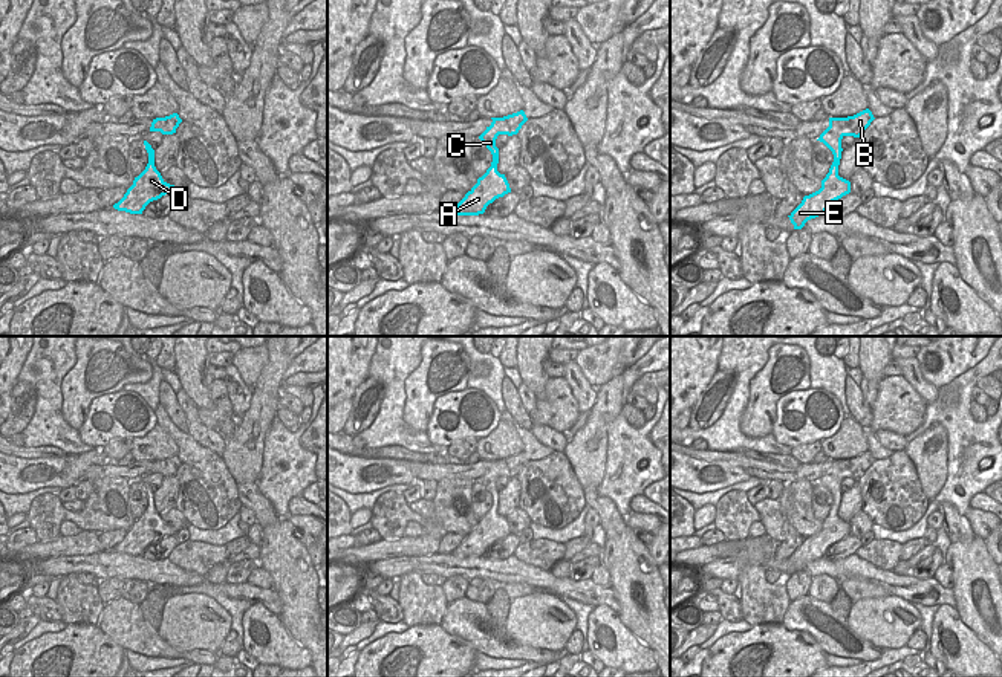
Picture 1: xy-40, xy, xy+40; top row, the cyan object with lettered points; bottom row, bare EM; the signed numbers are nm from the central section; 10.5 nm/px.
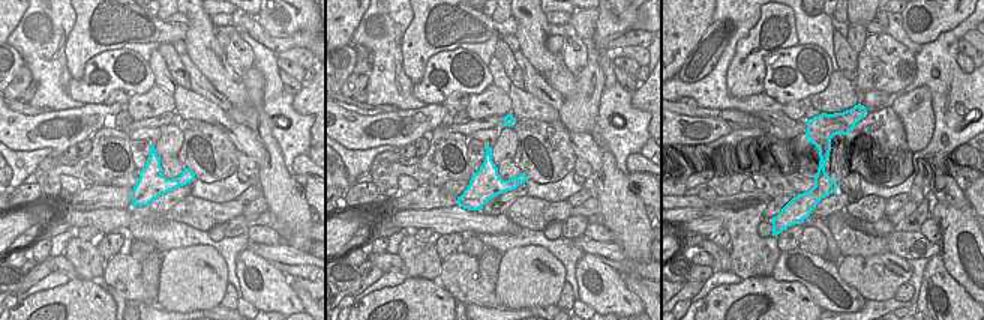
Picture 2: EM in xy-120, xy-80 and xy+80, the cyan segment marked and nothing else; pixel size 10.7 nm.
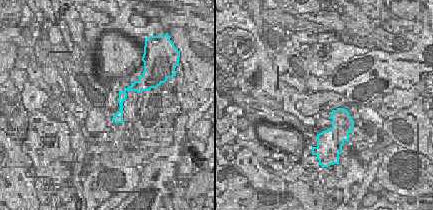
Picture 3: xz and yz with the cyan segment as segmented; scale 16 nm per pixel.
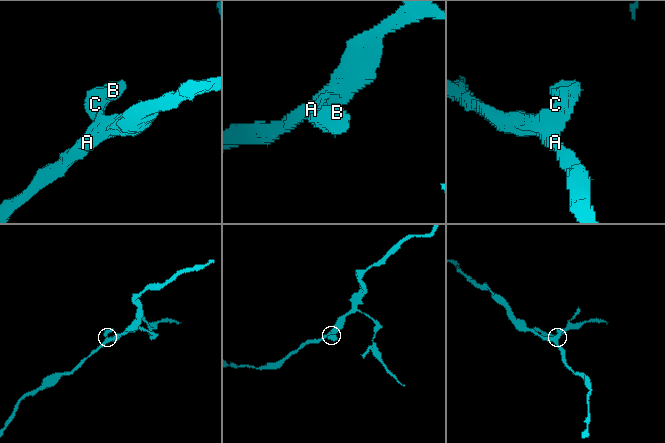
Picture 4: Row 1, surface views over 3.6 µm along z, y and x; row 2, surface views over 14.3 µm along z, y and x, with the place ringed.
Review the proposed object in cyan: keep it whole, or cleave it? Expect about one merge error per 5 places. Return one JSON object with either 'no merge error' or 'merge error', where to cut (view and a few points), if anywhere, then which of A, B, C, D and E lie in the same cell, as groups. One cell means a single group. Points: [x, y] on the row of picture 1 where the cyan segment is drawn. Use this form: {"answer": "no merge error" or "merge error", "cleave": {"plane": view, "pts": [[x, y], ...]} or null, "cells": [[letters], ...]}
{"answer": "no merge error", "cleave": null, "cells": [["A", "B", "C", "D", "E"]]}

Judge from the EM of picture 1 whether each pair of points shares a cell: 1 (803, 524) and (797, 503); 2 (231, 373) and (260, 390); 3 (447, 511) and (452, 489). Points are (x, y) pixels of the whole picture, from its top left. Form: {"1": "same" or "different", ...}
{"1": "same", "2": "different", "3": "same"}

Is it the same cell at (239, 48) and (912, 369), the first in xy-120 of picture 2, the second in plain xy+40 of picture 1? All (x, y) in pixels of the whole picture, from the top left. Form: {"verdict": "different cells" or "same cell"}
{"verdict": "same cell"}

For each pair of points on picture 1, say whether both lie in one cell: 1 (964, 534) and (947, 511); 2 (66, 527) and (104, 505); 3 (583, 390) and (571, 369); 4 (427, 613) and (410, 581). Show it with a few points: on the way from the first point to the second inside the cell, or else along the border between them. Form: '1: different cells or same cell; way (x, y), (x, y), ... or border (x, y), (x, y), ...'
1: same cell; way (958, 527), (952, 517)
2: different cells; border (58, 526), (63, 521), (72, 521), (80, 531)
3: same cell; way (580, 385), (574, 373)
4: same cell; way (422, 605), (415, 598), (412, 589)

